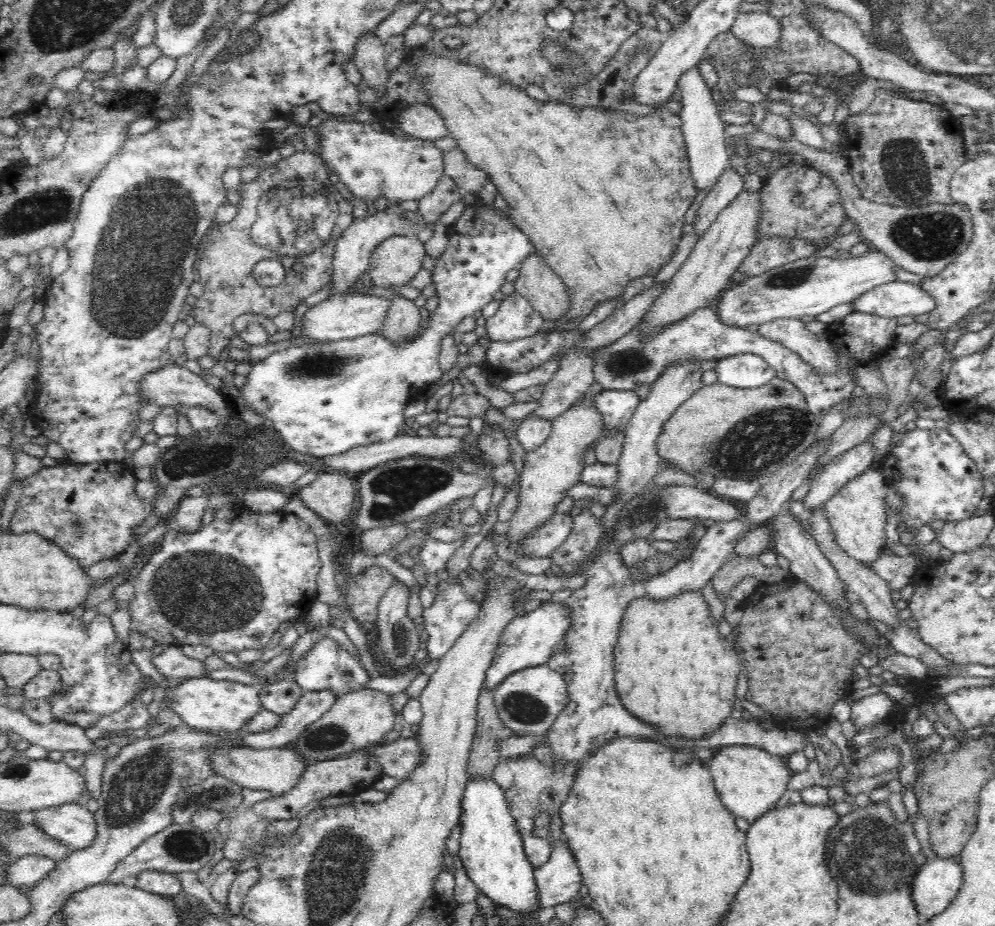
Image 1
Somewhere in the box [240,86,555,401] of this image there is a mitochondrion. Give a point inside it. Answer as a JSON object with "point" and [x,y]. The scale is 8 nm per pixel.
{"point":[295,217]}

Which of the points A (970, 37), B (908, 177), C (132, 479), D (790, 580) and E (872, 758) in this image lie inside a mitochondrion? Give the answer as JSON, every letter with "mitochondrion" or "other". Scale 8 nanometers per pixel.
{"A":"mitochondrion","B":"mitochondrion","C":"other","D":"other","E":"other"}

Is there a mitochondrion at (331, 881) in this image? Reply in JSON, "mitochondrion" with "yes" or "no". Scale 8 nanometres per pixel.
{"mitochondrion":"yes"}

